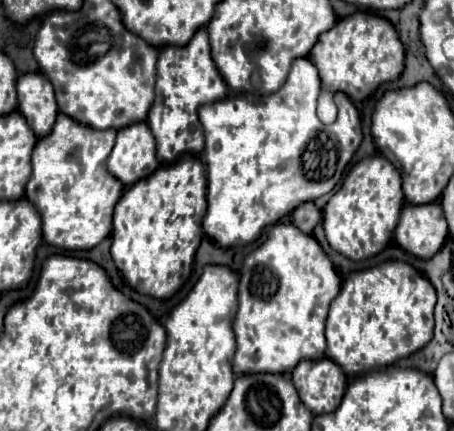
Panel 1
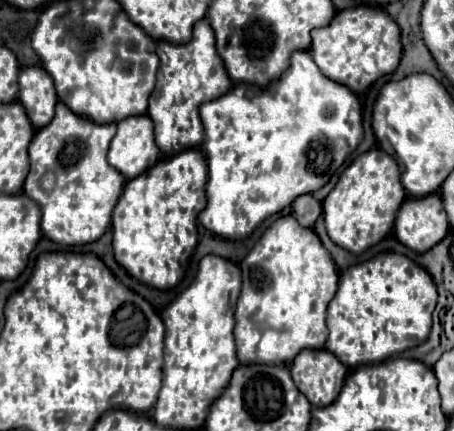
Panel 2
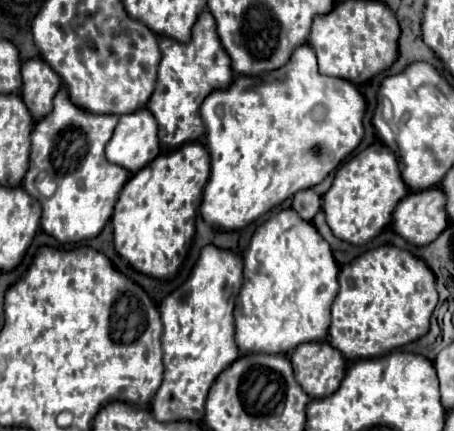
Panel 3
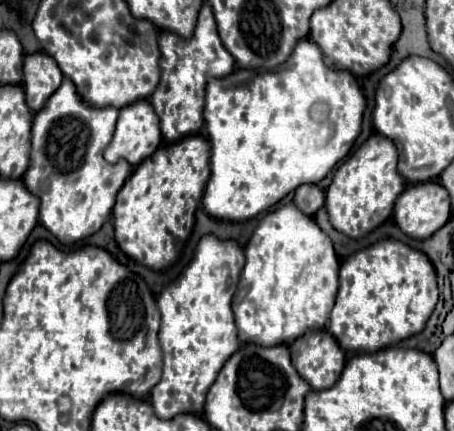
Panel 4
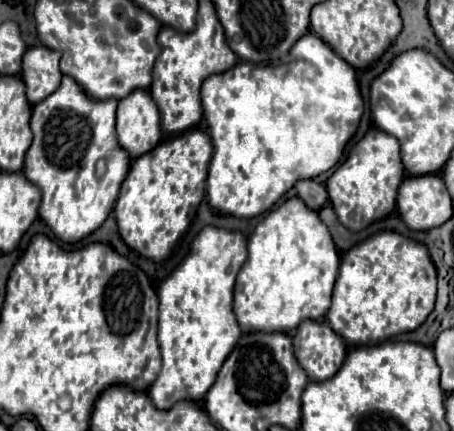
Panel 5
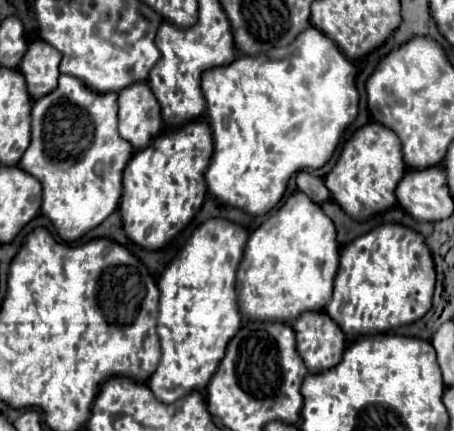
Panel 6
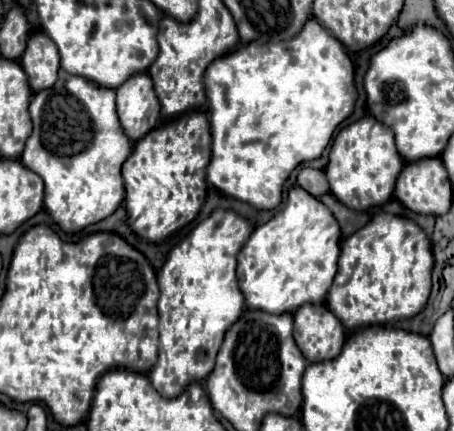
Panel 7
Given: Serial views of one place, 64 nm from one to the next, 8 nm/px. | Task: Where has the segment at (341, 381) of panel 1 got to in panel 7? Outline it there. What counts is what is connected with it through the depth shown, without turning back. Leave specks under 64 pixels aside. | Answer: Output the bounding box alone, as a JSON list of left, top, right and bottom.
[294,304,346,362]

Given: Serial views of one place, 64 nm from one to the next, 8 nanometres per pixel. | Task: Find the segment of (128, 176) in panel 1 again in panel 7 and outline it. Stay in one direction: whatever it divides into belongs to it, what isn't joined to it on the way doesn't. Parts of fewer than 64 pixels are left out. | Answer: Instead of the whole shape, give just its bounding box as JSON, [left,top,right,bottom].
[116,72,162,140]

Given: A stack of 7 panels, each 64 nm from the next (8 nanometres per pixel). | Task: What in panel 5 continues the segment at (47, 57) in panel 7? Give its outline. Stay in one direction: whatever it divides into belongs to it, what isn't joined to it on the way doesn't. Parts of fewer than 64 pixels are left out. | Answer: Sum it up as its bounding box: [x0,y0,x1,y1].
[22,46,62,104]

